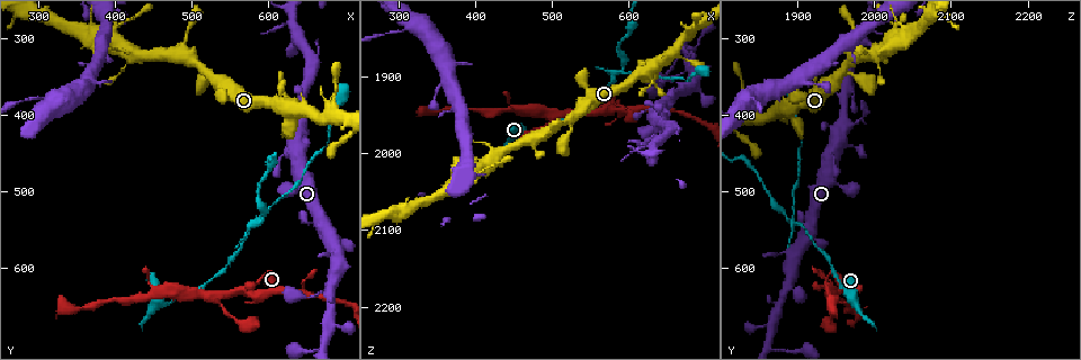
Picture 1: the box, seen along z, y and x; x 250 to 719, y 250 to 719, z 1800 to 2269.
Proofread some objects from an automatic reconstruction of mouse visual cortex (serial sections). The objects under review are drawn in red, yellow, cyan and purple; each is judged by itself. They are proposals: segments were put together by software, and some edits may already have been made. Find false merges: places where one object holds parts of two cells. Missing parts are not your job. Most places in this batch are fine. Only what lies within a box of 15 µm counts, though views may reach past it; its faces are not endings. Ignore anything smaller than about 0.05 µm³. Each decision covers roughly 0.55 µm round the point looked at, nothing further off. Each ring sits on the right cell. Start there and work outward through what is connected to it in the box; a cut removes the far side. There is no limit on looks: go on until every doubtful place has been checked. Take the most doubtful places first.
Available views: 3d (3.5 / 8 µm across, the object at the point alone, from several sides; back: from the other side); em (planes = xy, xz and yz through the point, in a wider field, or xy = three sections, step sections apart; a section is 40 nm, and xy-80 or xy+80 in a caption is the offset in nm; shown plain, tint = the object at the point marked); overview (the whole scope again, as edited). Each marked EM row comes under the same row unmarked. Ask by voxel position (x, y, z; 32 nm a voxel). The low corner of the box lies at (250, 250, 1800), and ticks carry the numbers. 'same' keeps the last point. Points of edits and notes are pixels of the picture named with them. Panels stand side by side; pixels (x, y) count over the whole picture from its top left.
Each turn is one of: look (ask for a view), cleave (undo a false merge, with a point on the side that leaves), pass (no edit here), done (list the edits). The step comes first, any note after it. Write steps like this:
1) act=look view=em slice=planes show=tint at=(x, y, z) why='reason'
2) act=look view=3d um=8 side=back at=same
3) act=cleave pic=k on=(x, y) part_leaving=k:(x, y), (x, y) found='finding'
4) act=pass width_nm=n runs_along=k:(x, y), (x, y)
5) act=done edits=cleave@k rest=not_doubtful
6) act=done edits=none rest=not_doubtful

act=look view=3d um=3.5 at=(570, 625, 1940) why='sudden change in width'

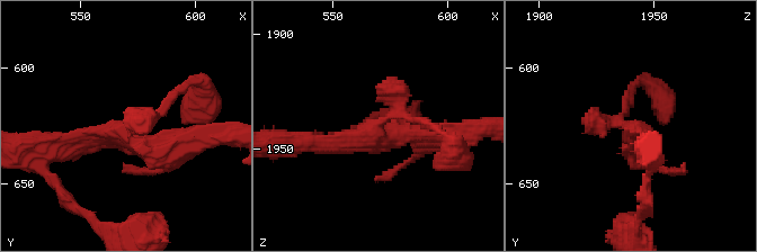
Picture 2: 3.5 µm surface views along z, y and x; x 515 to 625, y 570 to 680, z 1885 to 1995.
act=look view=em slice=xy step=1 show=tint at=(570, 626, 1942) why='now the EM'

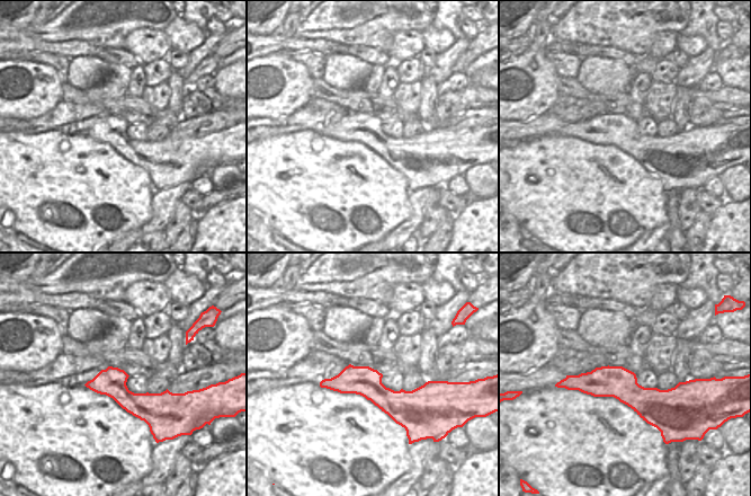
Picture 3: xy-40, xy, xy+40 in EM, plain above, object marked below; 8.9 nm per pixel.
act=pass runs_along=3:(566, 380), (619, 382), (636, 397), (684, 387) found='continuous, no second cell'

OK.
act=look view=3d um=3.5 at=(465, 645, 1975)

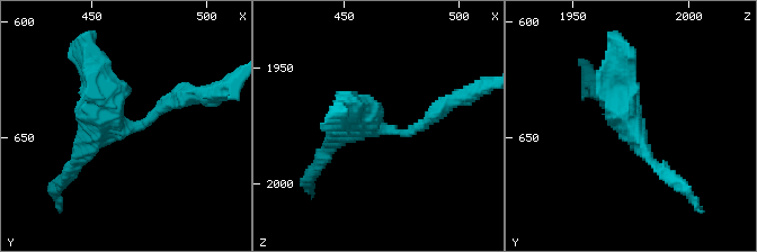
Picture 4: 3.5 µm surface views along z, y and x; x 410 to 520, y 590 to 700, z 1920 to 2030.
act=look view=em slice=xy step=2 show=tint at=(463, 643, 1976) why='now the EM'

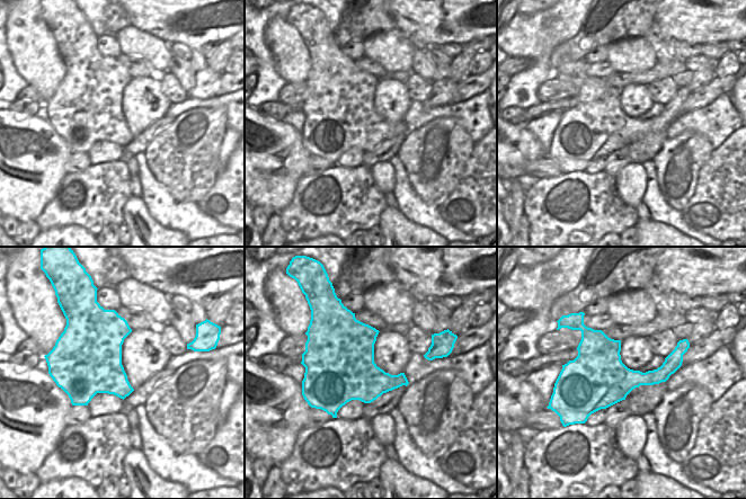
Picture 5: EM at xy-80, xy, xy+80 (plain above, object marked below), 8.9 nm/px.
act=pass runs_along=4:(347, 113), (399, 133), (430, 118) found='all the same cell'

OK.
act=look view=3d um=3.5 at=(585, 540, 1895) why='branch point'

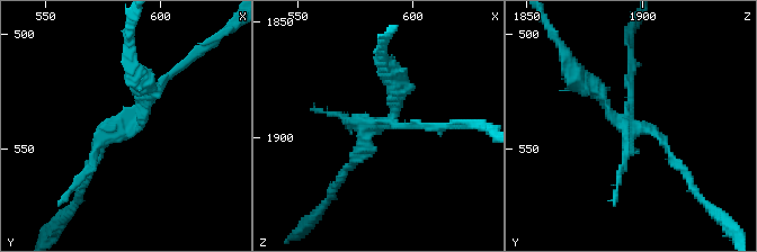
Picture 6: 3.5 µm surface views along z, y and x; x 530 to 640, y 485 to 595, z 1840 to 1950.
act=look view=em slice=xy step=3 show=tint at=(587, 537, 1895)

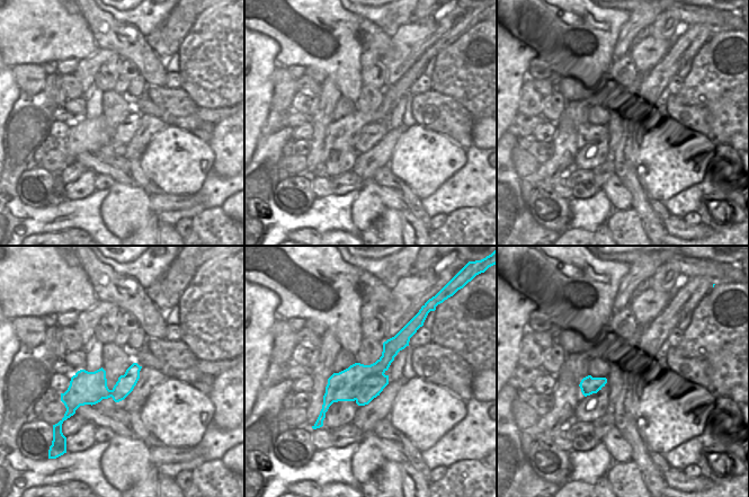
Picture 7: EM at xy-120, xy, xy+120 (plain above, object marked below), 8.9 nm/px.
act=cleave pic=6 on=(163, 79) border=7:(383, 373), (356, 382), (354, 399) found='two cells meet here'

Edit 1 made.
act=look view=3d um=3.5 at=(655, 635, 1945) why='sudden change in width'

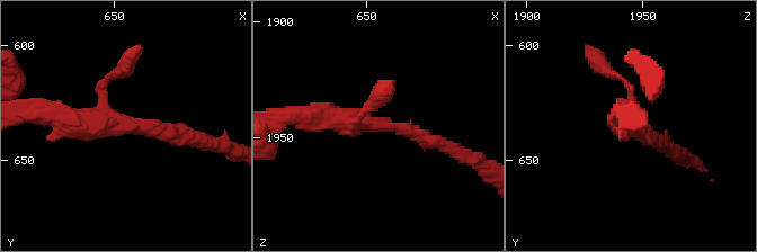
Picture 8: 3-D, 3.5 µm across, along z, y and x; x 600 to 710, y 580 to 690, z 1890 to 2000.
act=look view=em slice=planes show=tint at=(655, 636, 1945) why='need the tissue'

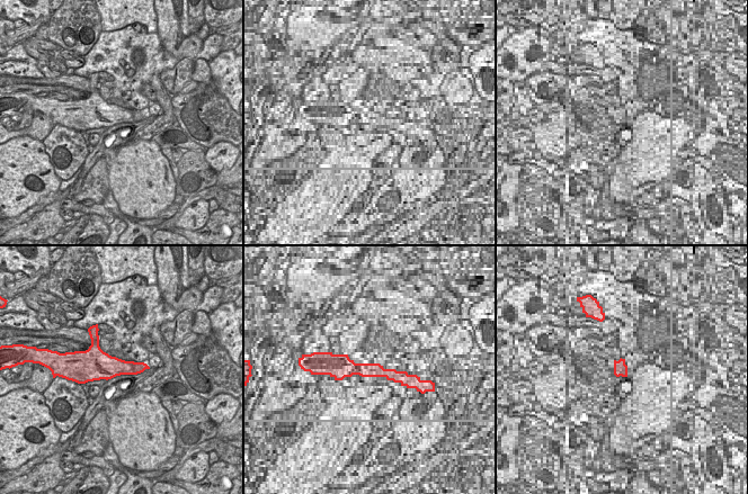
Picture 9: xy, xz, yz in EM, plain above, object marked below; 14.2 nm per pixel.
act=pass runs_along=8:(303, 116), (383, 124), (445, 144) found='continuous, no second cell'

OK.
act=done edits=cleave@6 rest=not_doubtful

